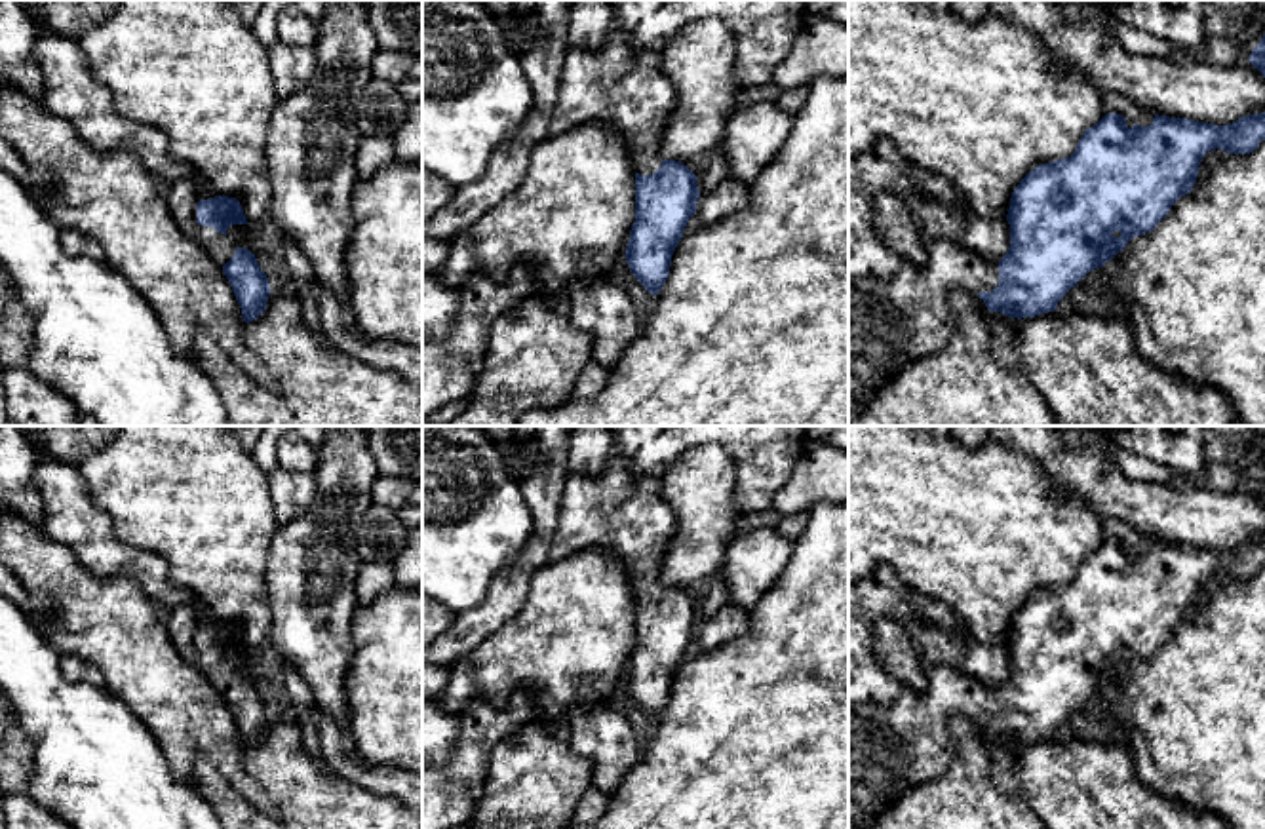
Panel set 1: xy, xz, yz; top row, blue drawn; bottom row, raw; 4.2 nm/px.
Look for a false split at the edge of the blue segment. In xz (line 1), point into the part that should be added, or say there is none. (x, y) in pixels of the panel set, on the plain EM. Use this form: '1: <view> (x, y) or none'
1: xz (617, 510)

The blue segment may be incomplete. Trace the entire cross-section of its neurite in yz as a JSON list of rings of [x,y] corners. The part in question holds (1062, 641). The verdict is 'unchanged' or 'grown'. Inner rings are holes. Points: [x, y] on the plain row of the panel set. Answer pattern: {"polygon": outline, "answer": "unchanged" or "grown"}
{"polygon": [[[1265,538],[1242,542],[1227,551],[1155,540],[1151,551],[1134,549],[1132,555],[1124,542],[1105,540],[1082,559],[1069,584],[1037,591],[1014,614],[1006,641],[1010,673],[999,688],[985,686],[947,665],[934,665],[928,669],[924,694],[902,686],[890,705],[848,707],[848,829],[871,829],[909,789],[945,774],[955,759],[955,742],[947,726],[953,715],[976,719],[989,738],[1008,743],[1022,745],[1054,738],[1088,698],[1109,688],[1132,664],[1155,656],[1170,633],[1193,616],[1206,578],[1221,574],[1229,580],[1250,580],[1261,567],[1265,567]]], "answer": "grown"}

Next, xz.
{"polygon": [[[614,460],[597,475],[569,472],[548,563],[588,548],[618,555],[635,595],[635,646],[626,686],[654,723],[668,705],[671,681],[696,639],[696,601],[660,584],[660,563],[675,532],[675,513],[662,498],[662,481],[637,475]]], "answer": "grown"}

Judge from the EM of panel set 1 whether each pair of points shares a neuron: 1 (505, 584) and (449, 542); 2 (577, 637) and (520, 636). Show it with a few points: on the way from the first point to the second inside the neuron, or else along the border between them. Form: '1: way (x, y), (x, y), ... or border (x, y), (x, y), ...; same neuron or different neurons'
1: border (525, 544), (493, 578), (487, 596), (467, 611); different neurons
2: way (564, 637), (533, 637); same neuron

